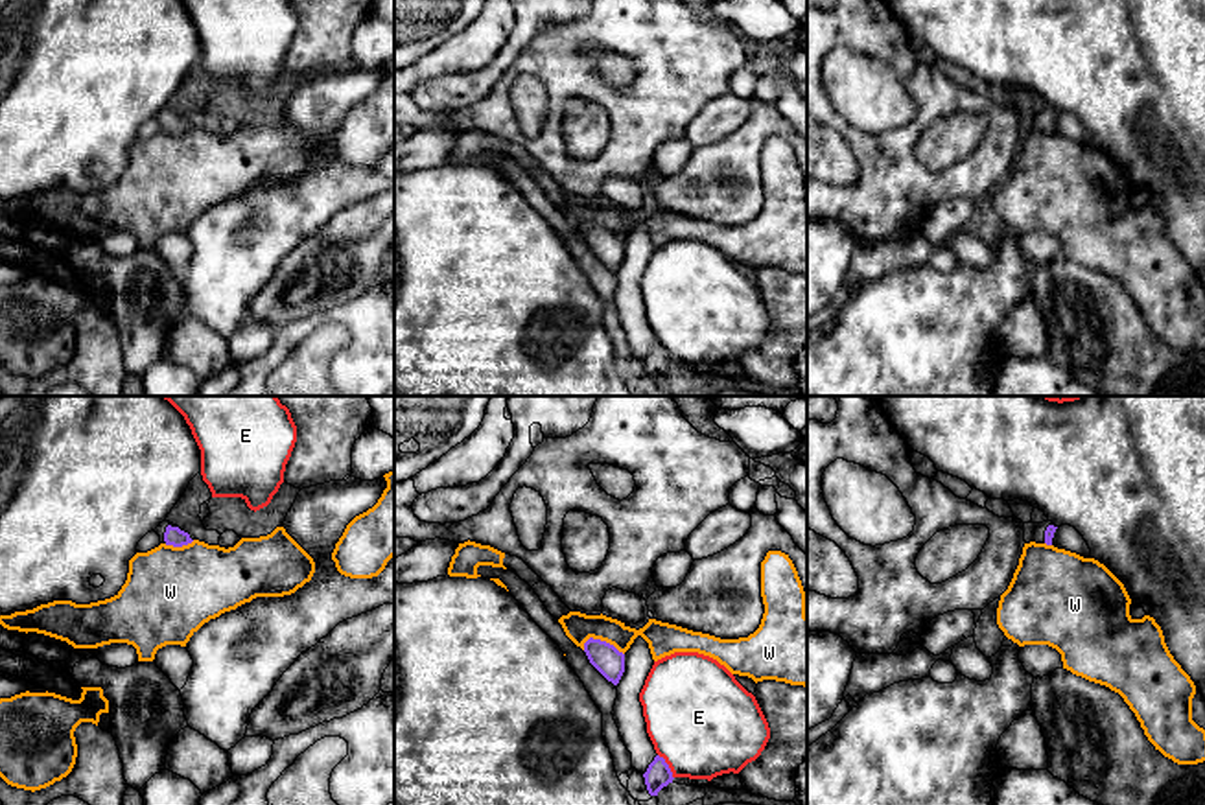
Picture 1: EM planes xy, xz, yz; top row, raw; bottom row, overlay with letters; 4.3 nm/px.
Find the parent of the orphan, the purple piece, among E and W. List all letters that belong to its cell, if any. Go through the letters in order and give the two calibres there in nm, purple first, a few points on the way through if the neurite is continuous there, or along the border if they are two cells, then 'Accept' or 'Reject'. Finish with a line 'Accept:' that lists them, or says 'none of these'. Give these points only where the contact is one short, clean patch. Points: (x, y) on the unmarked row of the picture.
E: Thickness 120 nm (purple) against 460 nm. Boundary: xz (658, 341), (673, 365). Reject
W: Thickness 120 nm (purple) against 130 nm. Reject
Accept: none of these

